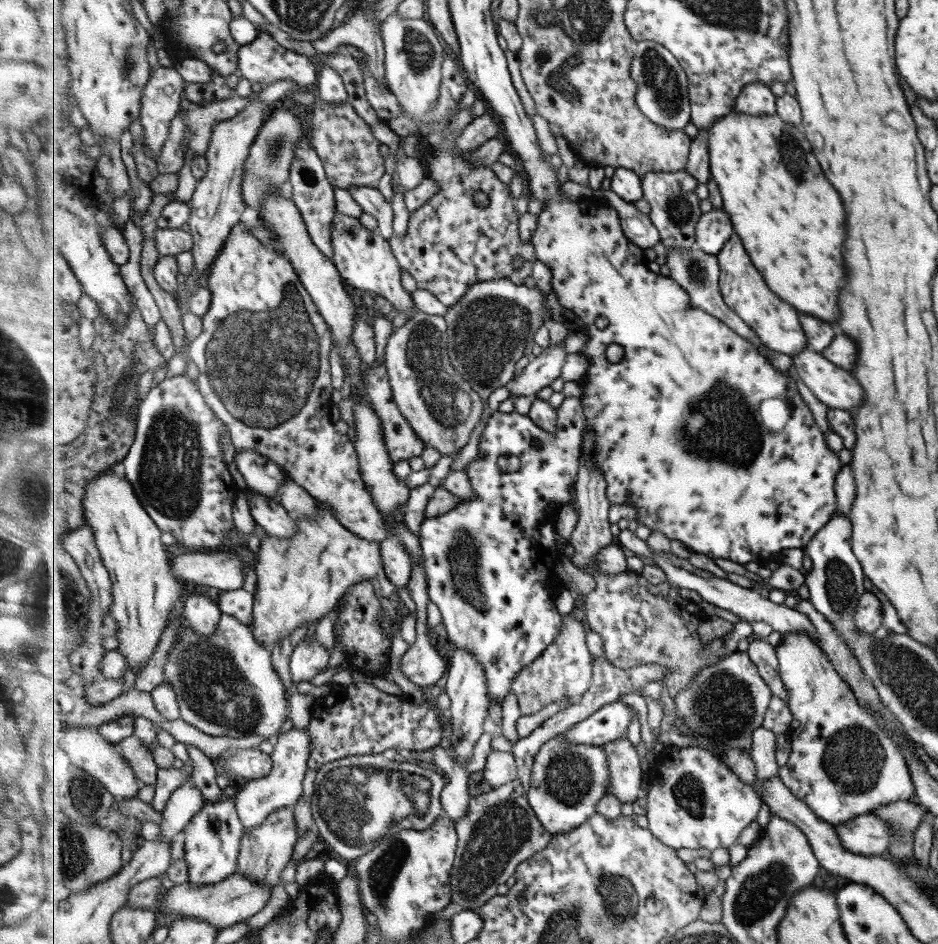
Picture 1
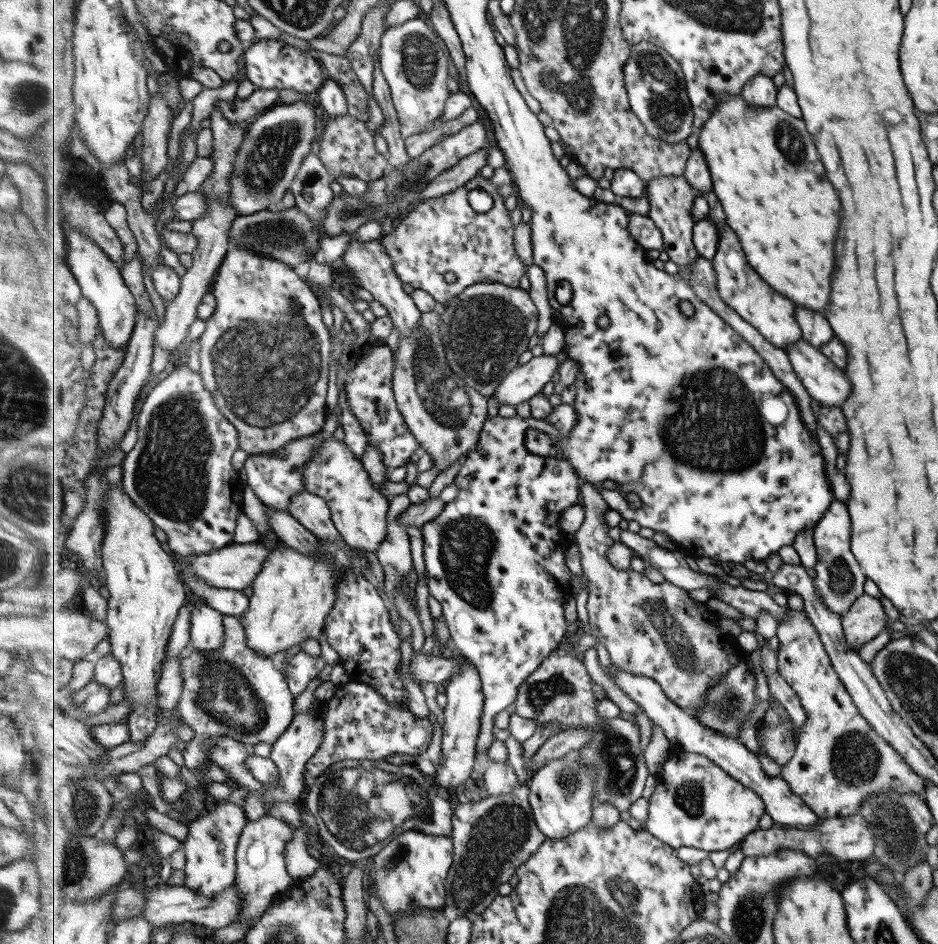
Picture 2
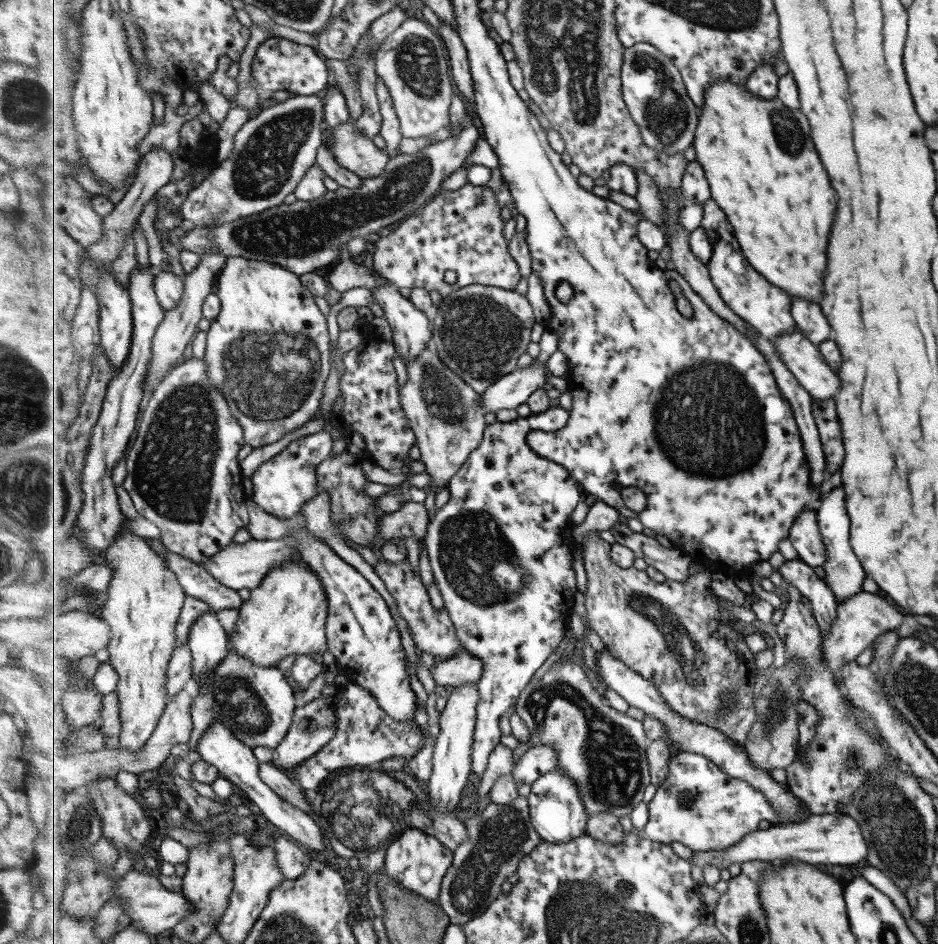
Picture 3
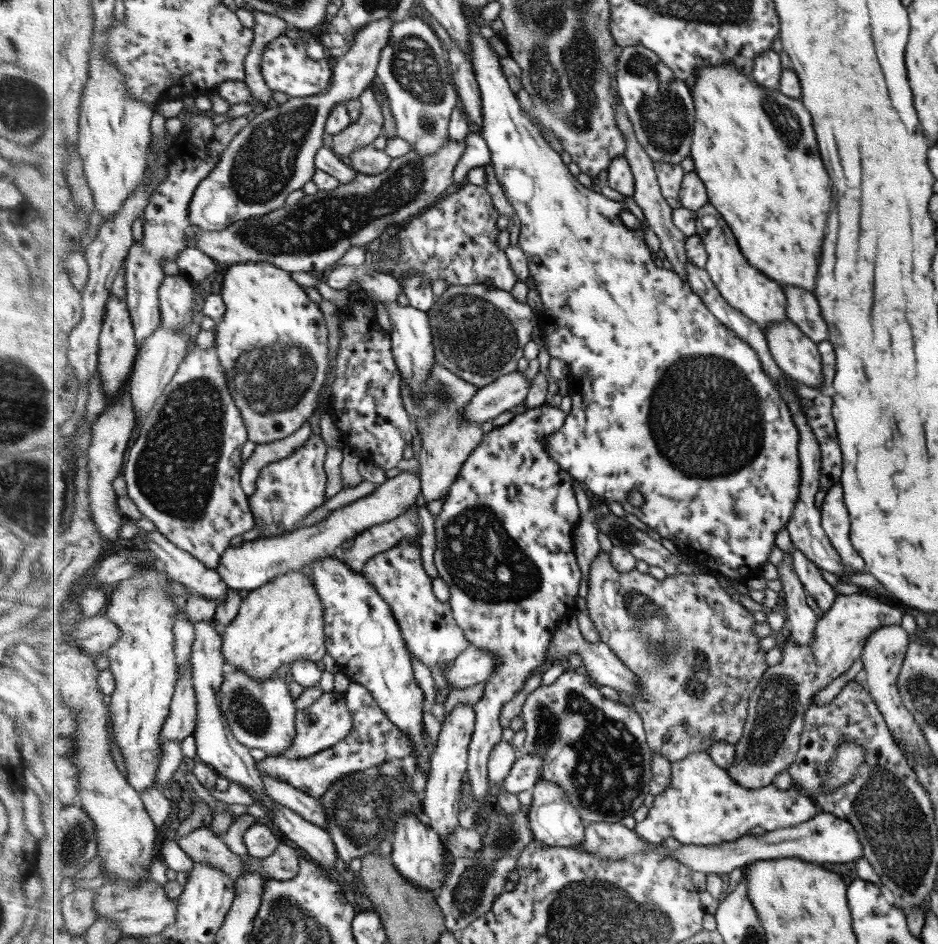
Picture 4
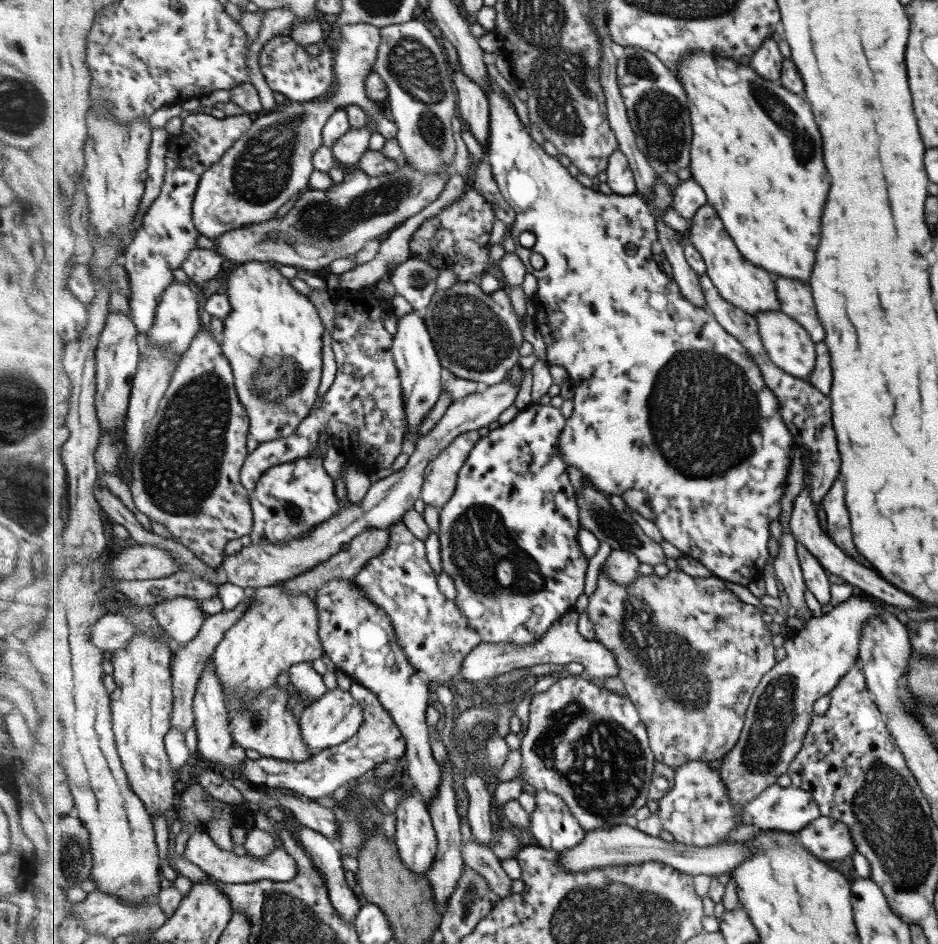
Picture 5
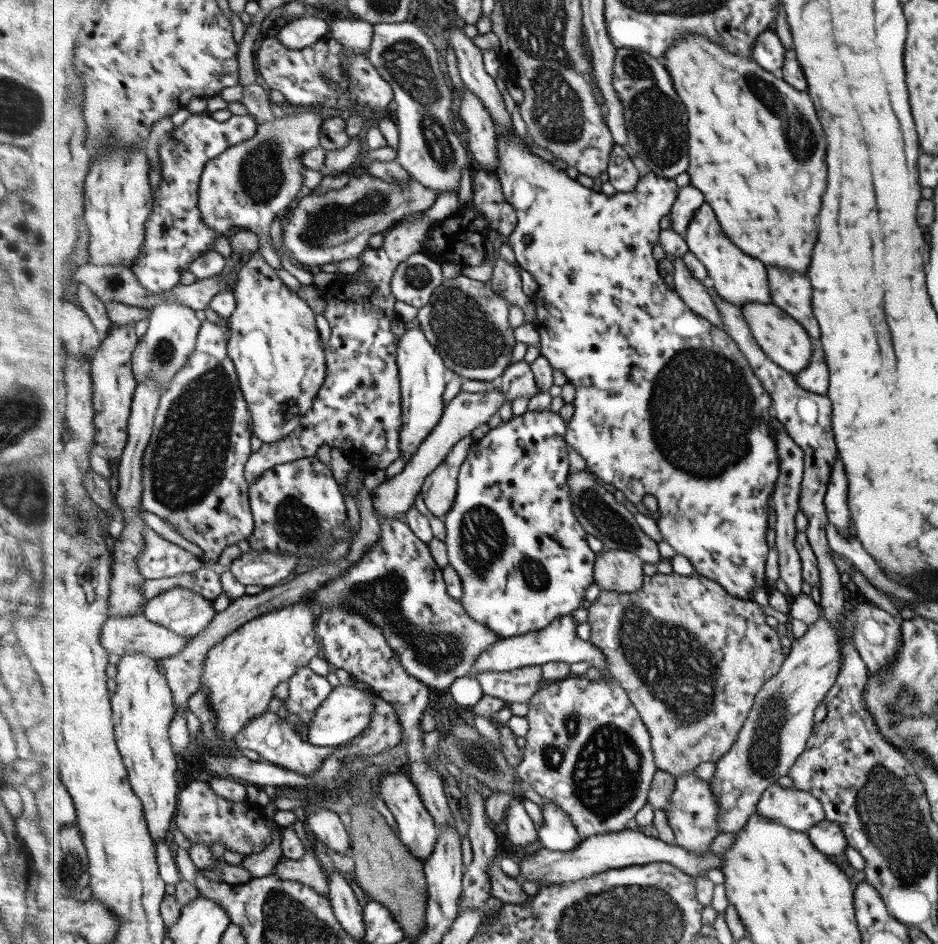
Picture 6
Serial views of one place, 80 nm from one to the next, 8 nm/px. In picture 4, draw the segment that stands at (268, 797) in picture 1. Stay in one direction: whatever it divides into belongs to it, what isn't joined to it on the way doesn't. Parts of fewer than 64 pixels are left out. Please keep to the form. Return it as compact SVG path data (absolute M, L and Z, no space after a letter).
M331 691L322 694L312 705L298 711L296 727L298 730L293 746L285 751L285 758L301 760L309 758L329 747L339 744L352 731L354 712L349 708L345 693Z

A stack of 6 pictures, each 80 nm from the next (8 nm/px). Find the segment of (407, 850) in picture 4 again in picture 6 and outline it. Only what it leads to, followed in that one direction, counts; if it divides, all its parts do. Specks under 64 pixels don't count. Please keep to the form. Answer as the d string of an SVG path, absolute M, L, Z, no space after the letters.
M390 769L384 777L380 778L379 789L379 797L389 808L397 823L399 838L403 839L403 842L419 860L426 862L436 849L438 829L435 825L435 819L427 810L426 804L423 803L418 786L415 786L409 776Z

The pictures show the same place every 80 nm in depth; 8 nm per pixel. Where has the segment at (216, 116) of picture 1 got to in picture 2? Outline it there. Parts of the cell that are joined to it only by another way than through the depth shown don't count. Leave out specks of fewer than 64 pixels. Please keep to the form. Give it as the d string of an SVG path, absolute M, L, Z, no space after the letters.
M257 88L249 98L238 98L231 101L216 101L216 106L223 118L231 122L245 122L246 120L255 120L263 112L275 106L279 100L279 90L263 90Z

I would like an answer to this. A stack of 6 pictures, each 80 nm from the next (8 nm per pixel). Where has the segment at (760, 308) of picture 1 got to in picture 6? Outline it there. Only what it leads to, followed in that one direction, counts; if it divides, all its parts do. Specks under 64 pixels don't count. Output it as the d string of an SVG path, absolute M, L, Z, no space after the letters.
M705 203L697 209L684 239L690 251L707 267L708 276L714 281L717 294L726 302L739 307L751 302L773 304L768 266L761 259L747 254L727 236L710 204Z

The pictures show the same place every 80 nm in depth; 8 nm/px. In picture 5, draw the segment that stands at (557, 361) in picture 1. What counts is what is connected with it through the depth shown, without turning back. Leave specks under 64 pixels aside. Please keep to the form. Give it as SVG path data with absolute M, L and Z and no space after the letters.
M507 378L499 384L486 386L468 397L451 402L436 425L426 435L419 437L411 450L407 464L398 472L373 482L363 502L343 506L329 521L325 521L293 542L252 543L248 547L242 547L238 553L228 556L222 566L227 580L243 588L259 589L275 586L306 573L342 553L356 536L365 532L365 529L371 527L388 529L391 525L401 523L403 516L409 510L413 510L416 502L422 498L424 478L430 462L458 436L487 427L491 422L497 421L509 406L516 406L519 391L520 386Z

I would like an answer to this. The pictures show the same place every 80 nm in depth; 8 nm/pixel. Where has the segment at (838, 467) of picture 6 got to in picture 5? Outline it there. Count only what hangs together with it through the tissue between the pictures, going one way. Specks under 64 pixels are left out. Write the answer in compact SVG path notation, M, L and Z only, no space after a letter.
M841 478L835 479L829 490L820 502L824 510L824 521L831 542L835 544L845 555L855 559L861 566L867 566L866 560L861 554L857 554L857 548L851 542L849 532L849 517L845 503L845 483Z

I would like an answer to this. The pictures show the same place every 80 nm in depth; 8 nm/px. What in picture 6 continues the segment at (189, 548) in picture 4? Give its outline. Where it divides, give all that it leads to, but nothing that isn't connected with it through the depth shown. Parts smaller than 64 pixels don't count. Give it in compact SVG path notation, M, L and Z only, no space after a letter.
M203 321L197 338L197 347L169 390L161 397L154 431L144 454L144 509L164 518L186 540L198 545L208 565L217 559L227 546L248 540L254 533L255 523L250 503L250 484L246 477L246 464L254 453L251 438L254 418L241 388L235 363L228 356L232 329L222 322Z

